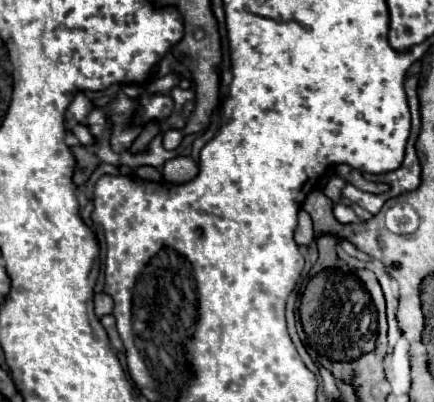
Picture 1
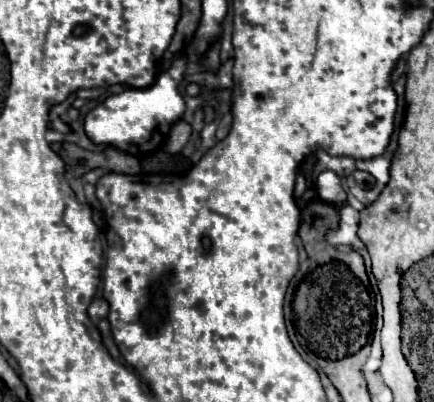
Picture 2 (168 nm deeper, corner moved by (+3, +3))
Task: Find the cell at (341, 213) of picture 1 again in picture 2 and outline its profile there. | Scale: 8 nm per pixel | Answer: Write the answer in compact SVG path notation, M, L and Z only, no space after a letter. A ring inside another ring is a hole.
M322 171L316 177L316 185L318 185L318 195L326 203L342 205L346 201L346 193L342 189L342 179L334 171Z

